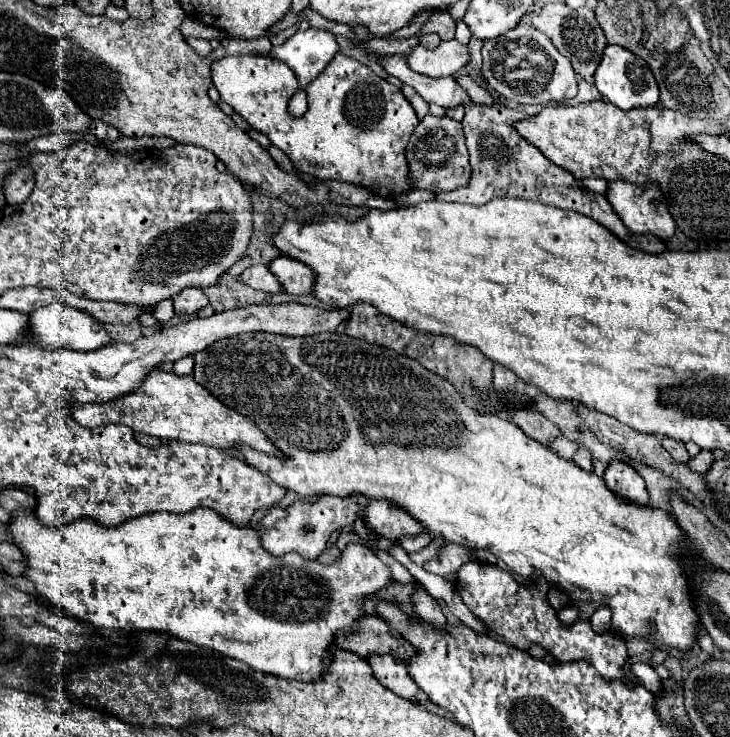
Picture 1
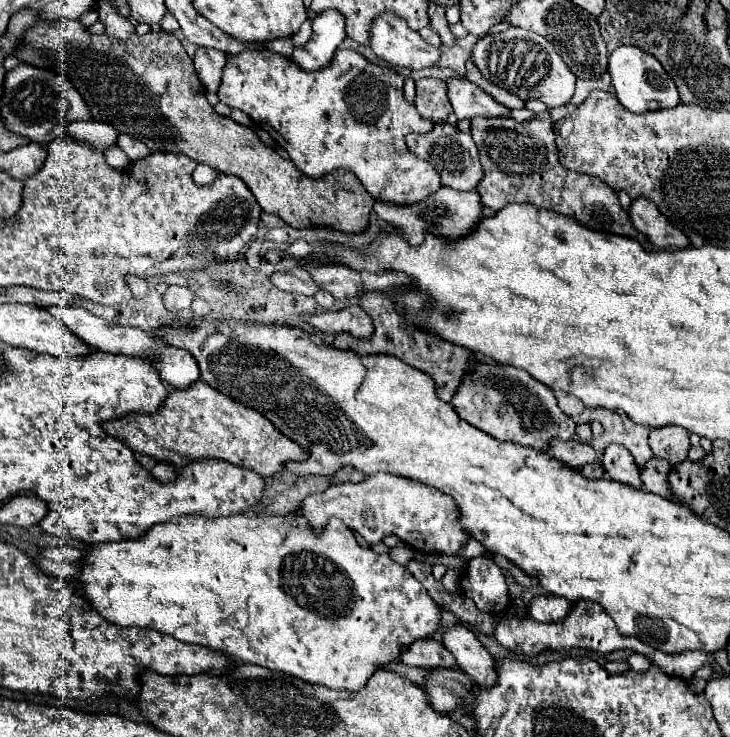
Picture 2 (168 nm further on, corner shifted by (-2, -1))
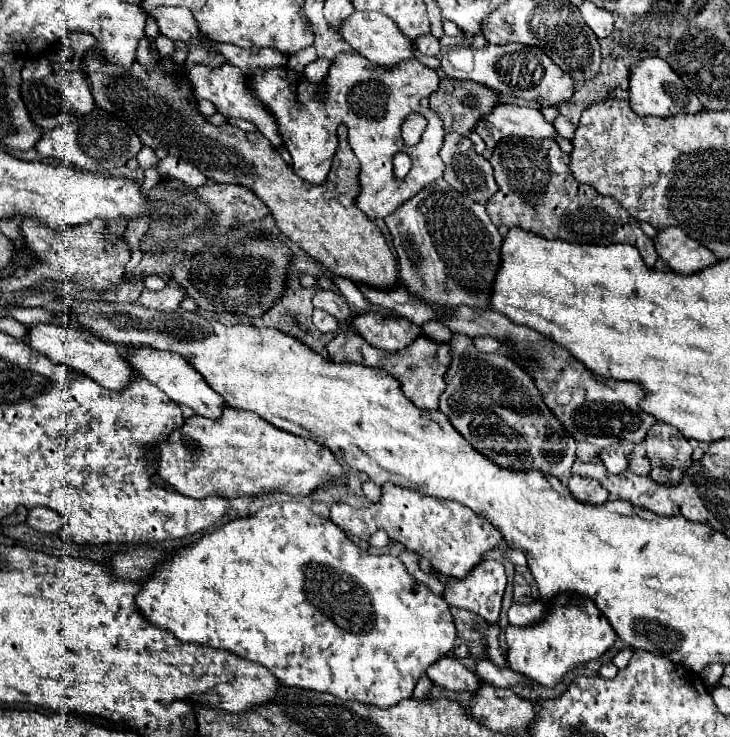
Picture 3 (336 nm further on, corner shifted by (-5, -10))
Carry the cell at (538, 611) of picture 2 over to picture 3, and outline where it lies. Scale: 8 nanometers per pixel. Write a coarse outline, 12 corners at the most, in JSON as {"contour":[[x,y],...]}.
{"contour":[[543,602],[513,604],[513,626],[529,626],[545,616]]}

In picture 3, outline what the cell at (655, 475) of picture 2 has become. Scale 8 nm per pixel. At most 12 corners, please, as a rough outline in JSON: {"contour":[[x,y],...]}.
{"contour":[[643,444],[633,446],[629,468],[635,474],[647,474],[651,464]]}

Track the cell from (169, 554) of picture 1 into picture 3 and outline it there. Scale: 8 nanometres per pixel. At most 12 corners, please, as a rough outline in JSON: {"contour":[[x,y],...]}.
{"contour":[[301,502],[161,562],[183,642],[389,708],[455,644],[443,596]]}

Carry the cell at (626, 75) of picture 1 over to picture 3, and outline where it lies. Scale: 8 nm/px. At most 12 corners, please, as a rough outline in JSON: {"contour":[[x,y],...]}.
{"contour":[[661,58],[631,68],[639,116],[703,112],[697,94]]}

